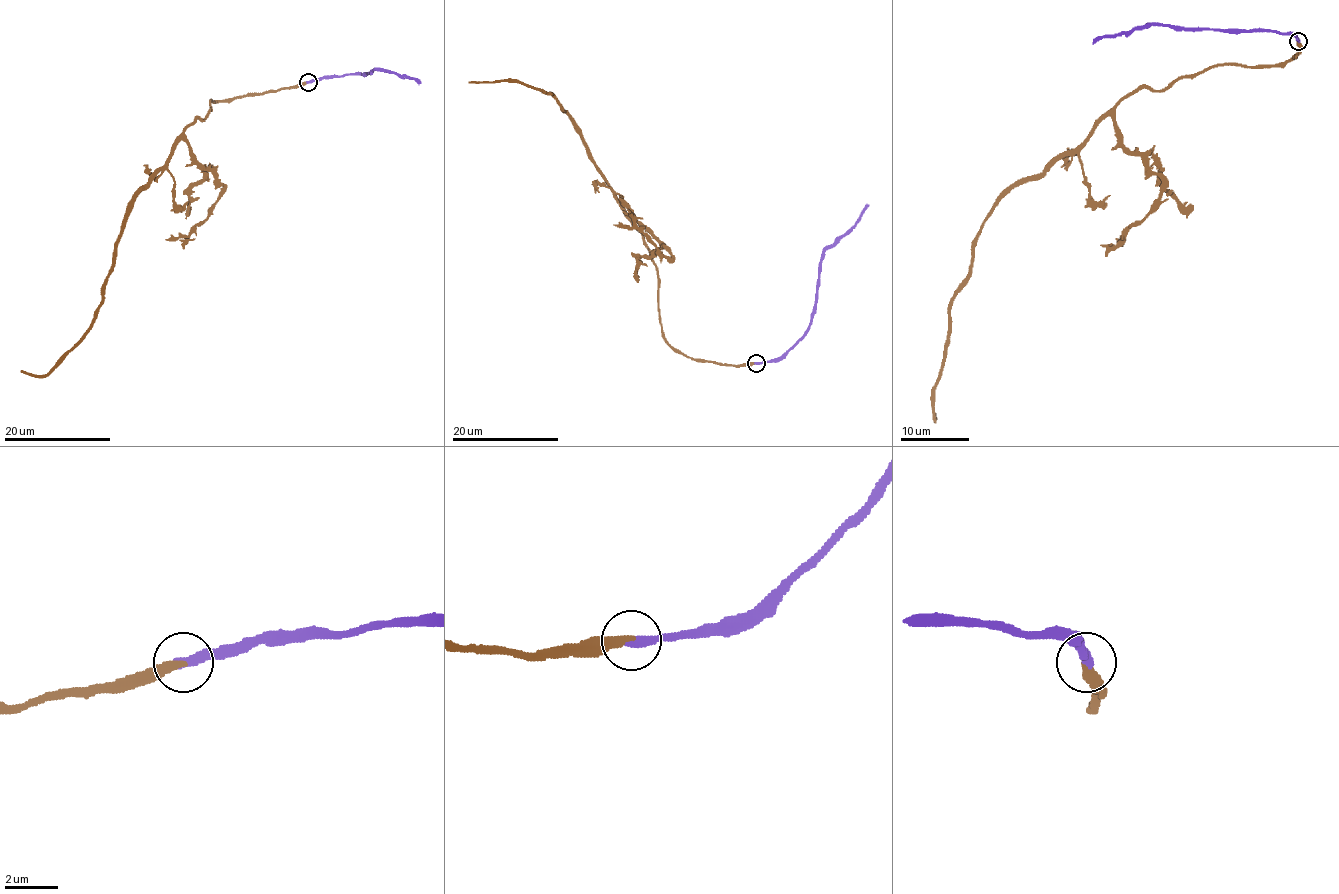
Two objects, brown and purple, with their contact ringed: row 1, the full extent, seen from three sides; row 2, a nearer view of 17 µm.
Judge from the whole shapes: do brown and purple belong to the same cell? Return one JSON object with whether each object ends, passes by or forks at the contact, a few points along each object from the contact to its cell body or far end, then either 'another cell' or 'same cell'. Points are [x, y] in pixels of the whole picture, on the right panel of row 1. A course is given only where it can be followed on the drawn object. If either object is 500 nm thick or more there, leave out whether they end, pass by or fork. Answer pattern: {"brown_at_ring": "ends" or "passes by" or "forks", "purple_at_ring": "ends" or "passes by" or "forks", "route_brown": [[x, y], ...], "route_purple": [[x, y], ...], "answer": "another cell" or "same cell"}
{"brown_at_ring": "ends", "purple_at_ring": "ends", "route_brown": [[1297, 41], [1285, 62], [1217, 65], [1158, 91], [1132, 91], [1083, 142], [1000, 199], [952, 302], [935, 413]], "route_purple": [[1297, 41], [1294, 36], [1261, 31], [1139, 26], [1117, 34], [1100, 36], [1093, 43]], "answer": "same cell"}

